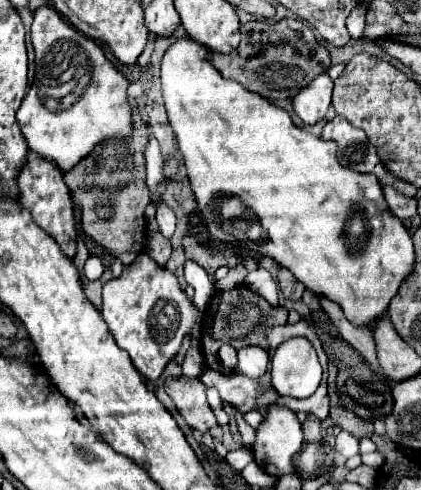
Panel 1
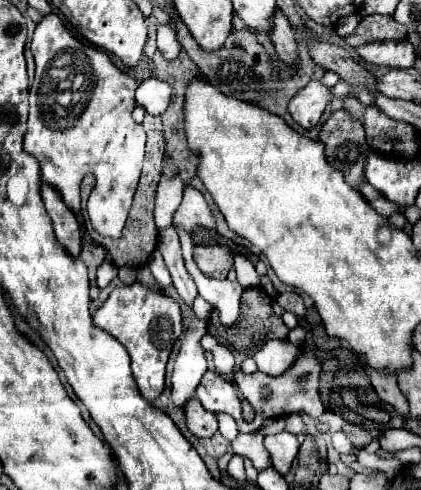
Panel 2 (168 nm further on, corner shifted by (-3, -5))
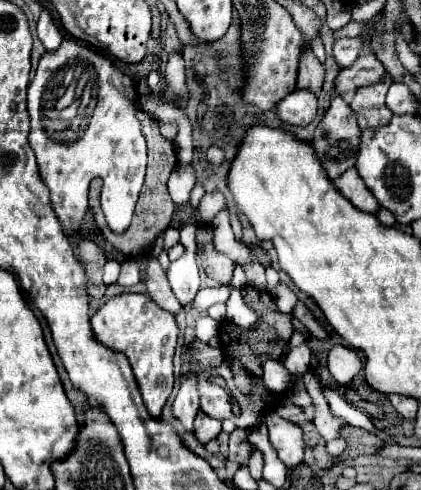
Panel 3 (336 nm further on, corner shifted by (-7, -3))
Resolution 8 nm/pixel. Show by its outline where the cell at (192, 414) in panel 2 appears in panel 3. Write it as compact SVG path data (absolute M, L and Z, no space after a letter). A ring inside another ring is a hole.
M198 410L196 420L194 420L194 436L196 436L202 444L206 444L206 442L214 440L220 432L222 432L220 422L216 422L214 418L208 418L202 410Z

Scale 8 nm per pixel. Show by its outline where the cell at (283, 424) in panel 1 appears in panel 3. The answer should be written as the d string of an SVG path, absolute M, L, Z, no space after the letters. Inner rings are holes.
M276 412L266 418L266 426L270 444L274 446L278 458L286 466L298 466L304 460L304 438L300 426L280 418Z

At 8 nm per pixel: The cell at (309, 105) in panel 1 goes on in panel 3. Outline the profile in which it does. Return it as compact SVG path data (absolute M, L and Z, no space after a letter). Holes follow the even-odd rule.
M294 90L284 100L278 102L278 118L296 124L308 126L318 114L318 98L310 90Z

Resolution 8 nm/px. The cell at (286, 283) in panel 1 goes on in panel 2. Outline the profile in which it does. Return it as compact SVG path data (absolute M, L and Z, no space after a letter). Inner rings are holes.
M282 292L282 294L278 296L278 304L280 304L284 310L296 314L298 318L302 318L302 316L306 314L304 302L302 302L302 298L300 298L296 292Z

